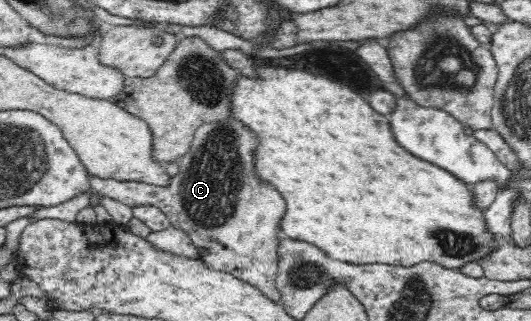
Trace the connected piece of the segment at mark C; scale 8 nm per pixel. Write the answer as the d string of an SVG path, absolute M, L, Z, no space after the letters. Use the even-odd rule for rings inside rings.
M230 119L222 123L202 124L195 132L188 151L178 160L179 171L170 179L166 186L156 186L138 181L120 181L116 179L103 179L90 174L92 190L104 197L113 198L128 206L150 204L160 208L166 214L169 222L184 229L192 242L198 247L199 258L211 269L230 273L232 276L254 285L266 298L280 303L281 294L275 282L278 272L277 246L279 238L276 237L279 224L284 216L285 202L278 192L268 188L268 184L260 184L254 176L252 168L252 150L256 148L252 142L252 136L240 128L240 124L234 124L236 120ZM224 126L236 126L232 128L228 138L228 132Z

